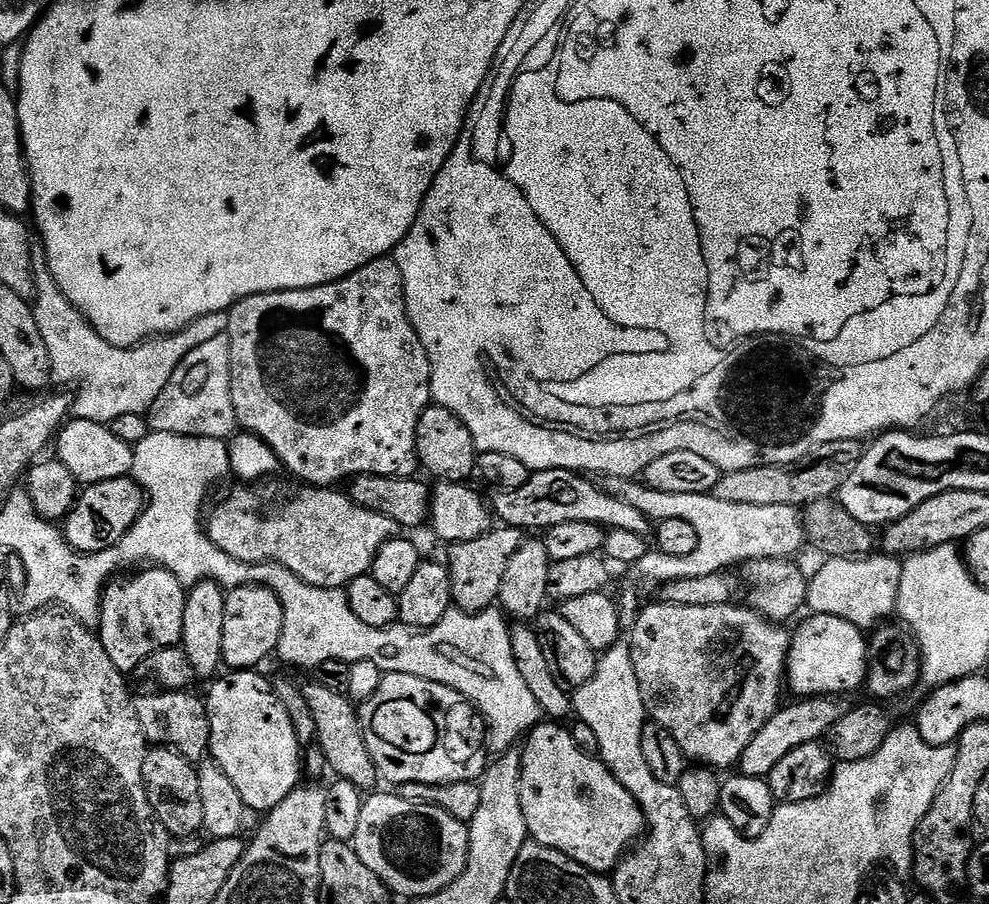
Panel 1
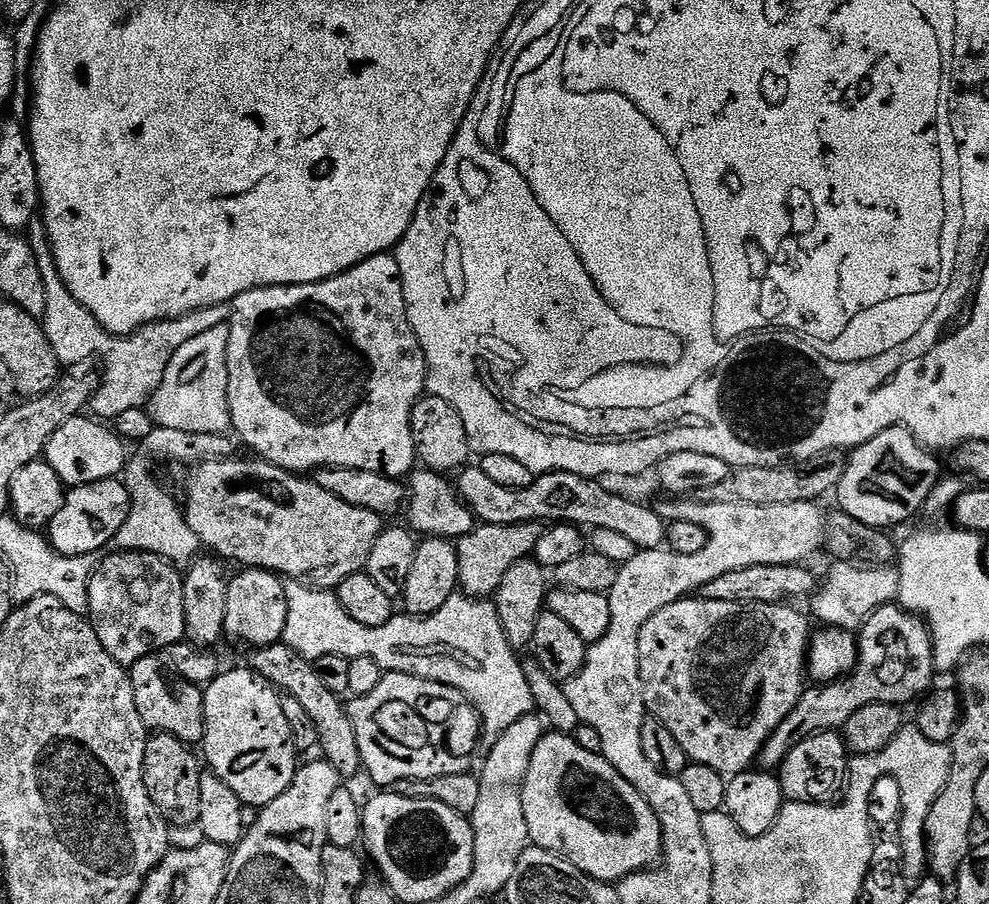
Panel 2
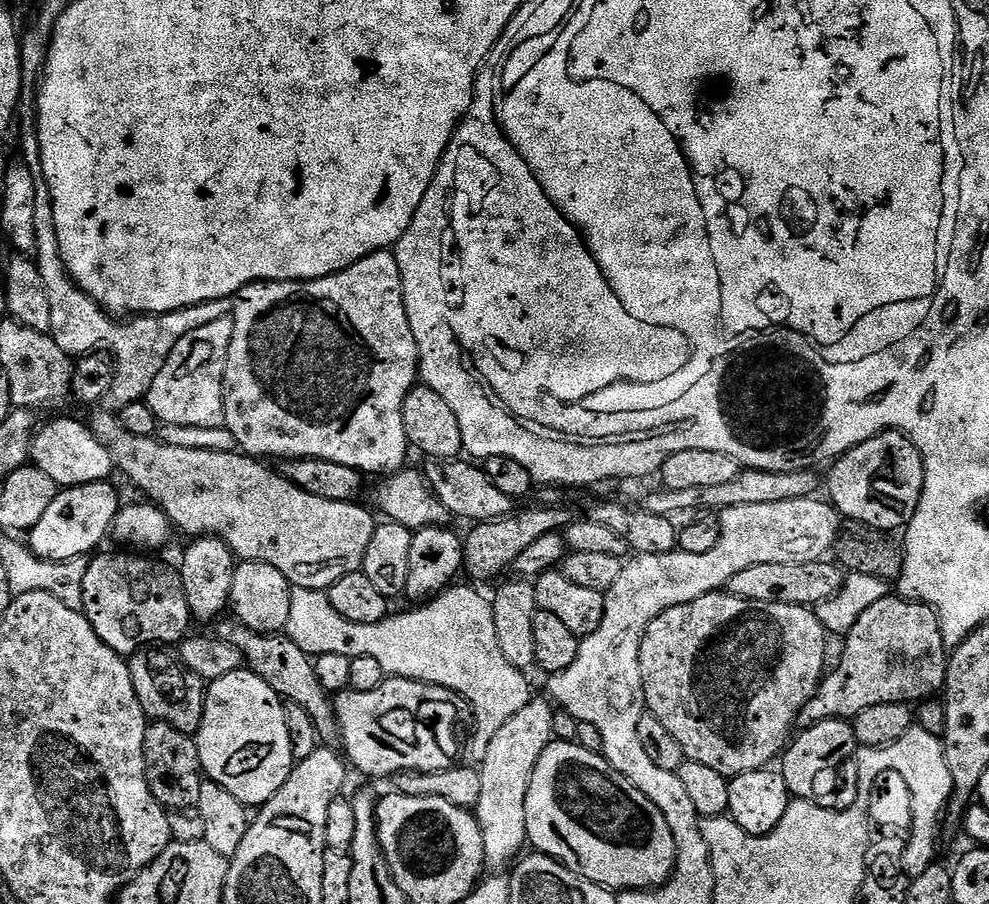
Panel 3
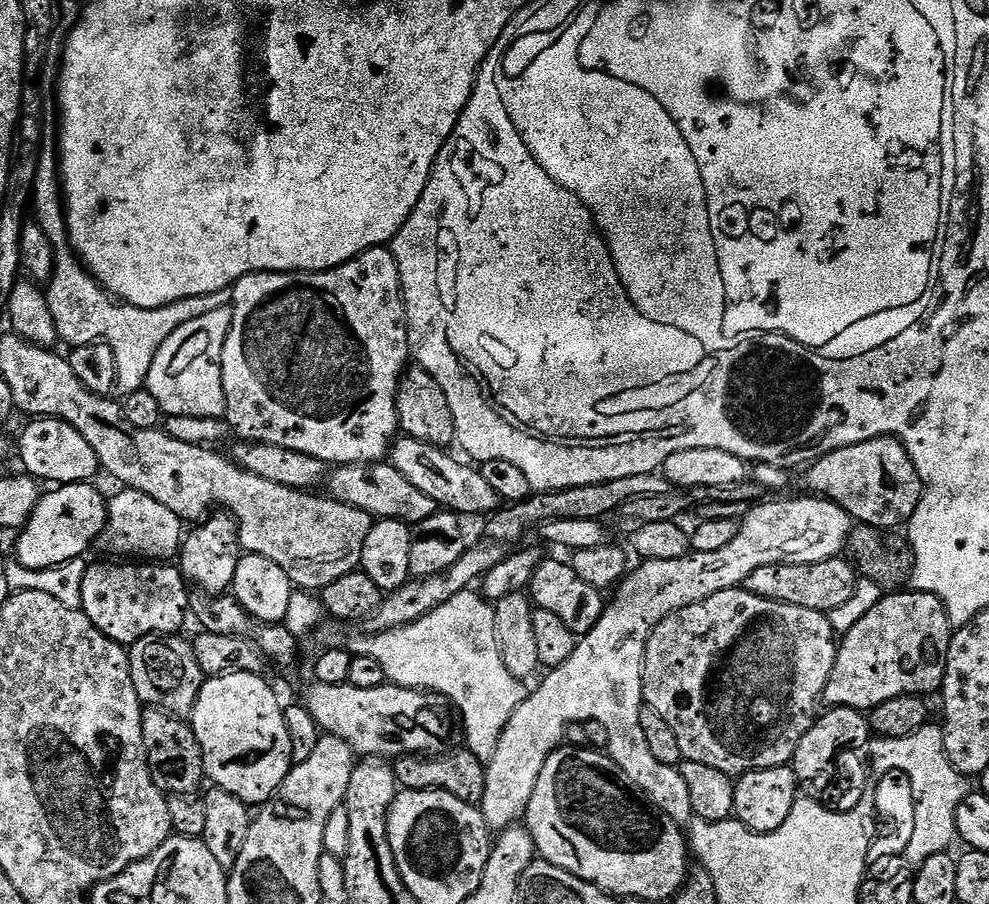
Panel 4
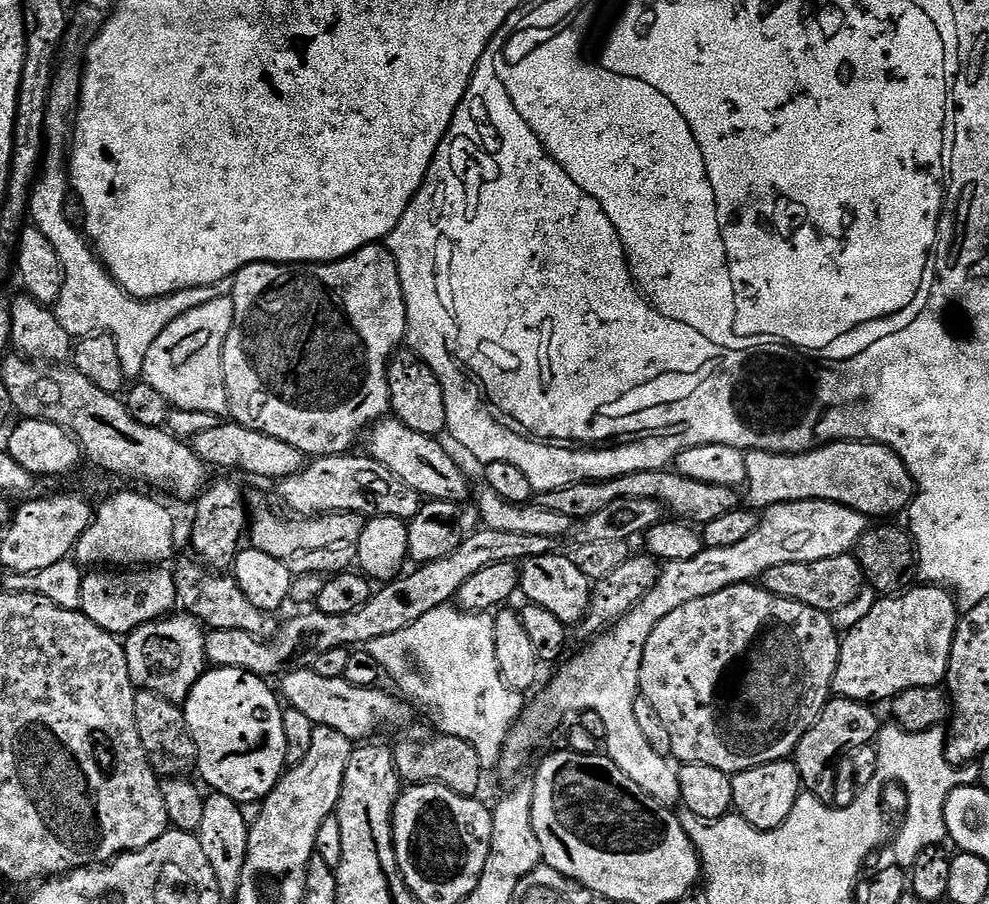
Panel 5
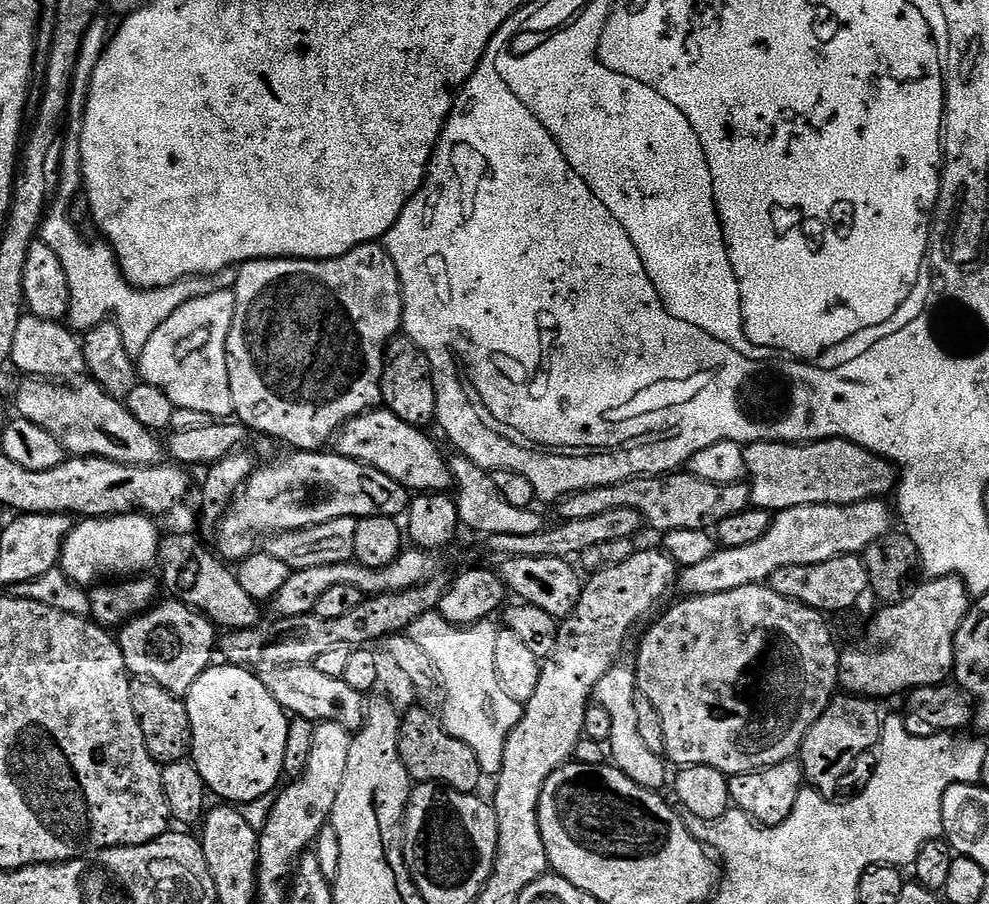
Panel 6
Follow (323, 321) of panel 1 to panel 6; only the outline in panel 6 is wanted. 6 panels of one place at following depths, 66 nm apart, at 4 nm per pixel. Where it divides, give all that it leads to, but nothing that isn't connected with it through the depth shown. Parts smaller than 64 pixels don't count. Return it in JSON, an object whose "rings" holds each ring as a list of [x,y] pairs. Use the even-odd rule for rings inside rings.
{"rings":[[[373,242],[329,260],[251,260],[249,264],[239,265],[239,270],[238,282],[234,289],[234,322],[228,335],[228,373],[235,419],[253,433],[260,432],[256,434],[261,437],[271,438],[281,445],[289,444],[289,449],[301,452],[323,449],[327,445],[324,443],[327,440],[329,443],[346,421],[360,416],[363,412],[373,411],[381,403],[380,379],[384,369],[384,351],[388,348],[388,343],[401,331],[404,322],[404,299],[394,258],[390,258],[383,243]]]}

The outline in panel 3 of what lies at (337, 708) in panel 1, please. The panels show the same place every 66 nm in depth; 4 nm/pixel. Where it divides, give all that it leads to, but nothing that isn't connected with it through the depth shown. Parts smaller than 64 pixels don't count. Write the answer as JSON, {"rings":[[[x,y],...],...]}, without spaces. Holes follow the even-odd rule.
{"rings":[[[235,618],[221,619],[216,626],[217,628],[214,628],[216,637],[236,647],[251,672],[258,674],[258,678],[269,684],[287,703],[302,706],[302,710],[310,714],[310,722],[314,722],[314,730],[318,730],[323,747],[335,750],[341,747],[336,706],[333,697],[322,686],[318,674],[314,674],[313,657],[307,656],[287,634],[255,632]]]}

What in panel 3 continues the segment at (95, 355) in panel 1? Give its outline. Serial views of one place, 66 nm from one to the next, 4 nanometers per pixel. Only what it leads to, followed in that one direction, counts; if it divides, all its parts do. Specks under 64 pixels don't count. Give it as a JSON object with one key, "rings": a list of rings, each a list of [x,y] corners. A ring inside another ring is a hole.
{"rings":[[[40,178],[36,181],[36,201],[34,202],[34,234],[36,250],[34,259],[42,270],[50,294],[51,337],[67,356],[79,358],[103,350],[111,354],[115,366],[114,383],[107,395],[105,405],[119,410],[136,401],[144,400],[153,385],[154,378],[161,373],[162,366],[170,351],[186,334],[207,326],[217,318],[231,316],[234,307],[231,299],[215,300],[199,304],[197,308],[183,308],[168,313],[142,314],[127,320],[114,319],[90,298],[72,280],[72,275],[62,262],[62,250],[58,246],[58,234],[54,226],[54,210],[50,190]]]}

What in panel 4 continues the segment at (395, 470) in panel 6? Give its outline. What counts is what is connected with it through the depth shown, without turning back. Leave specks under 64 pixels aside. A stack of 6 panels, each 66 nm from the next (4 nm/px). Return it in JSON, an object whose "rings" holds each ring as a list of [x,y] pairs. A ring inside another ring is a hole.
{"rings":[[[404,436],[393,443],[390,463],[400,471],[402,478],[407,478],[413,486],[418,486],[418,490],[422,490],[422,494],[426,494],[426,498],[433,500],[441,509],[455,512],[464,518],[484,518],[497,511],[502,504],[501,498],[494,494],[494,489],[486,483],[486,478],[482,478],[479,467],[463,459],[455,460],[452,454],[451,451]]]}

